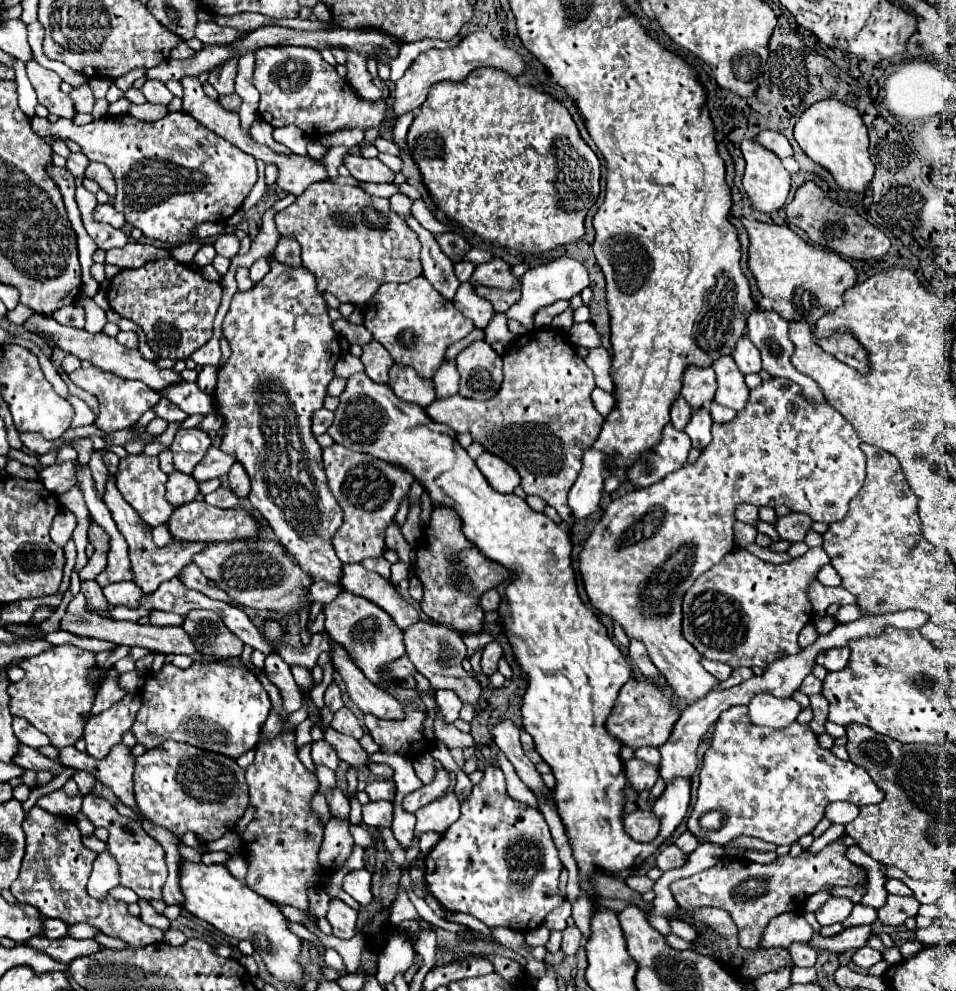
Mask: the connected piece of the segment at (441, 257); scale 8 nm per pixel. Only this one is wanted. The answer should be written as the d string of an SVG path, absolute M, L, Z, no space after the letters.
M401 216L405 220L405 224L419 236L421 242L421 264L423 264L423 276L431 282L431 286L445 296L447 300L451 300L459 288L459 280L453 274L453 260L447 258L439 244L435 242L433 234L429 230L425 230L415 216Z

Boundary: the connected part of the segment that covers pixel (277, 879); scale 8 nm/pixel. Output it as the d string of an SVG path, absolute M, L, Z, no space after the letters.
M285 724L285 734L281 738L259 740L255 748L255 760L245 770L255 818L241 834L241 840L243 848L249 850L247 886L273 902L307 910L307 886L313 870L319 870L317 852L323 840L323 828L309 810L309 802L319 790L319 782L297 758L293 732L295 730Z

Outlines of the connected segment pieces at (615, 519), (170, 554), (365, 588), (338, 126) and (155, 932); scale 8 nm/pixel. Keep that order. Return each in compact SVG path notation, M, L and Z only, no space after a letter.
M771 378L751 390L747 408L737 412L729 424L713 424L713 440L695 464L687 464L661 482L633 490L607 506L609 512L603 514L579 554L579 570L589 602L603 616L619 622L629 638L647 646L651 662L663 674L677 700L691 706L717 684L715 676L701 666L701 652L681 636L681 606L691 584L735 548L735 506L741 502L771 508L787 506L791 512L805 512L815 522L833 524L843 520L849 512L849 500L853 500L865 480L865 454L859 444L857 432L833 406L813 406L803 398L797 384L785 378Z
M109 474L109 482L105 484L103 502L105 502L107 508L111 510L113 520L115 520L115 524L117 524L119 532L125 536L125 540L127 540L127 544L129 544L129 558L131 558L131 566L133 566L133 572L135 572L135 580L133 580L133 582L139 584L145 594L155 592L161 582L171 580L173 576L177 576L177 574L181 572L181 568L191 562L191 556L197 554L197 552L201 552L201 550L207 546L207 544L181 544L179 540L171 540L171 542L165 546L165 550L157 548L157 546L153 544L153 540L151 540L151 530L149 530L149 526L147 526L147 524L139 518L139 514L123 500L121 492L117 490L117 486L115 486L115 476L113 476L113 474Z
M345 564L343 572L345 572L341 580L343 590L367 598L379 608L383 608L401 630L417 624L419 620L417 610L395 590L393 584L383 580L379 574L365 570L361 564Z
M269 46L265 48L265 56L259 54L255 60L255 74L253 74L253 86L261 92L259 100L259 114L265 122L269 122L273 128L279 126L299 126L307 136L323 136L331 134L335 130L353 130L361 128L367 132L369 128L381 128L387 120L387 102L385 98L379 98L375 102L361 98L347 80L339 78L335 68L327 64L321 54L313 48L297 48L297 46Z
M33 806L23 820L23 832L27 836L25 860L21 864L19 878L11 884L11 894L17 898L17 902L31 904L43 916L59 918L67 924L87 922L107 936L119 938L133 948L157 944L163 940L165 930L143 924L139 918L127 912L127 906L123 902L103 902L101 908L101 902L87 894L85 886L97 854L83 846L75 818L51 814L39 806Z

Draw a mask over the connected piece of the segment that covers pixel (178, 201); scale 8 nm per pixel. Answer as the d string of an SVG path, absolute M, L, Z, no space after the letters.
M169 112L151 124L129 114L105 116L87 126L77 126L67 118L49 124L47 118L35 116L31 126L39 136L57 134L59 138L69 138L81 146L89 160L107 164L117 184L113 208L147 238L171 246L187 242L203 222L231 218L257 182L255 158L209 132L187 112Z

